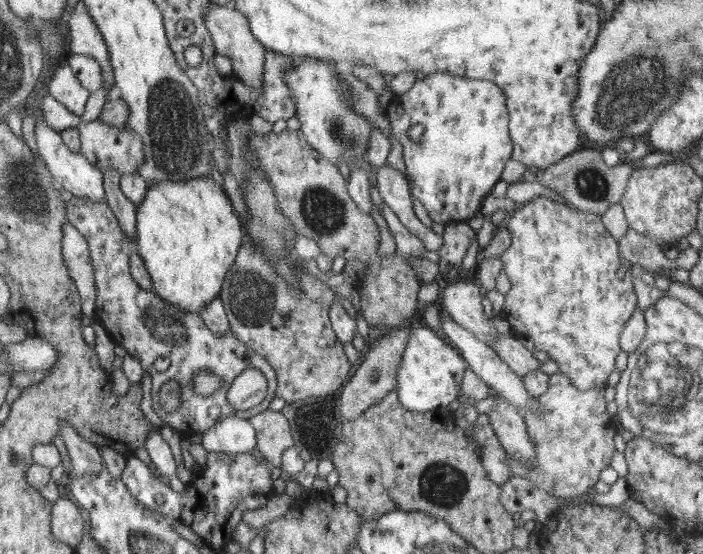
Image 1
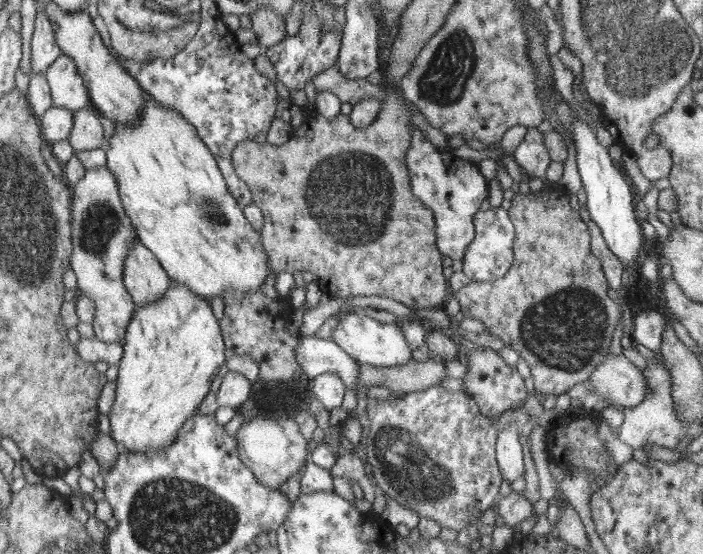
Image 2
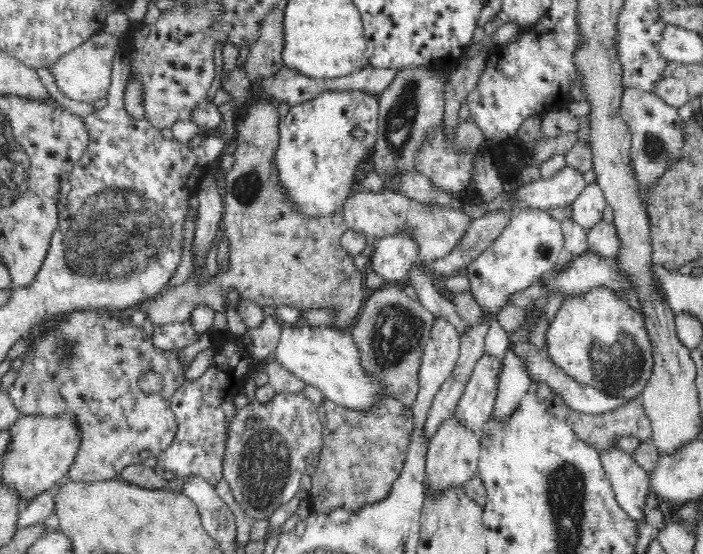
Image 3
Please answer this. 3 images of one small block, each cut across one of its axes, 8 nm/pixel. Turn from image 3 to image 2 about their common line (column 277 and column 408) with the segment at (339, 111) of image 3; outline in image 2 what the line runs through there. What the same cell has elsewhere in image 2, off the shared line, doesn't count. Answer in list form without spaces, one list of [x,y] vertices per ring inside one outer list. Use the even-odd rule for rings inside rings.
[[[414,124],[407,150],[407,166],[412,192],[434,213],[439,251],[452,260],[462,260],[472,239],[476,238],[475,215],[479,212],[478,208],[484,208],[484,200],[491,195],[492,180],[480,172],[480,164],[454,156],[452,150],[438,148]]]

